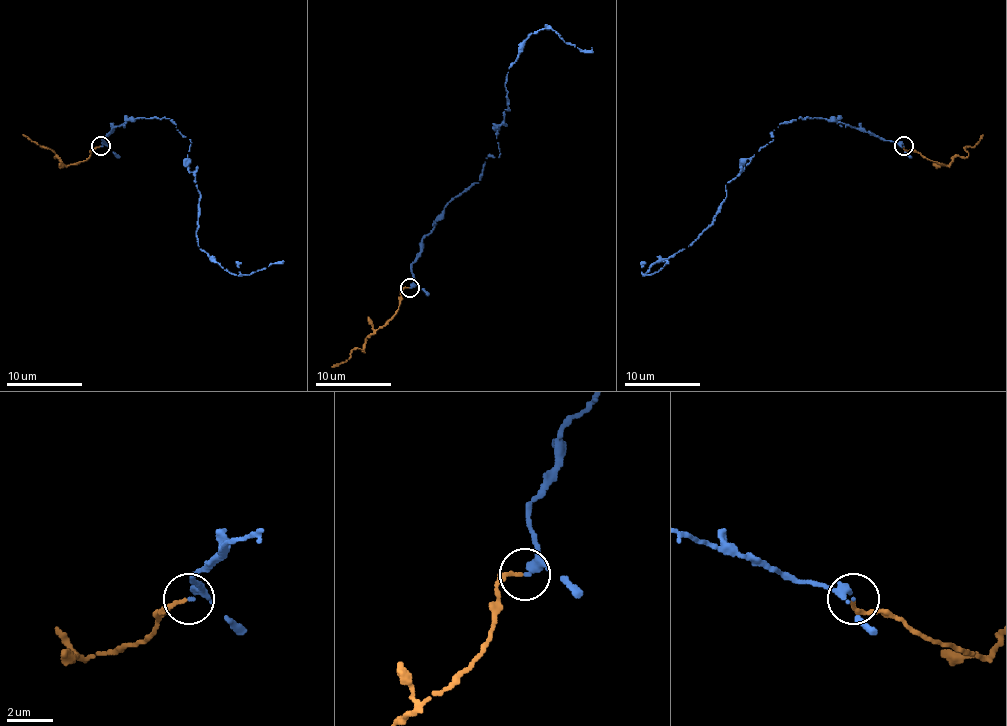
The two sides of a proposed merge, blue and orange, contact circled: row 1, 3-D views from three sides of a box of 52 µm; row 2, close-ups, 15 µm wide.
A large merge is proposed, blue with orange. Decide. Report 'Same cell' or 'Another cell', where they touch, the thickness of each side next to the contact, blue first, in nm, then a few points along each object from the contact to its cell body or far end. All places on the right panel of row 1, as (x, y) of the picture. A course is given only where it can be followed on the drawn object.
Same cell. Place: (903, 146). Thickness 160 nm (blue) against 170 nm. Course of blue: (904, 146), (833, 120), (780, 124), (725, 185), (715, 219), (664, 261). Course of orange: (904, 146), (948, 165), (955, 156), (965, 158), (969, 154), (965, 148), (982, 135)

